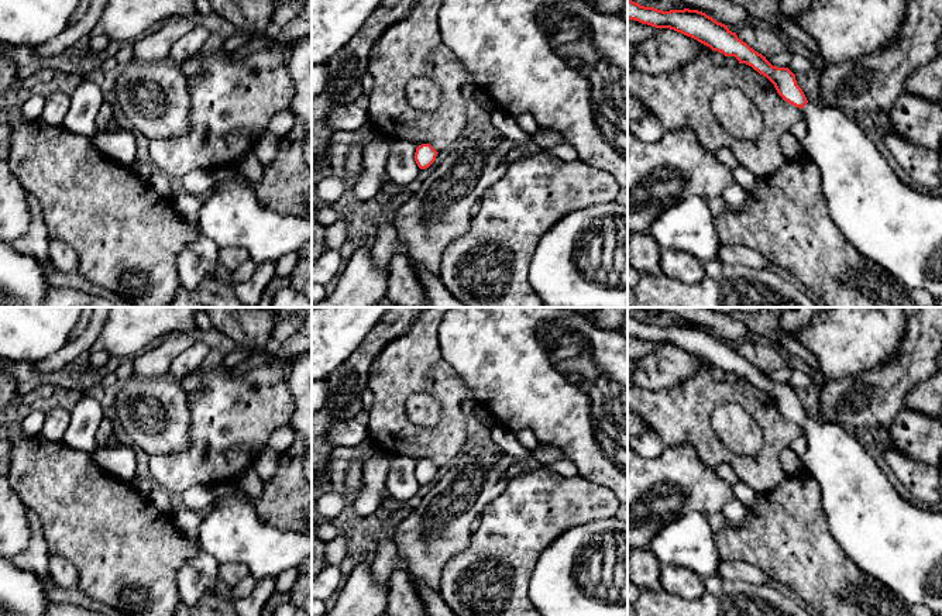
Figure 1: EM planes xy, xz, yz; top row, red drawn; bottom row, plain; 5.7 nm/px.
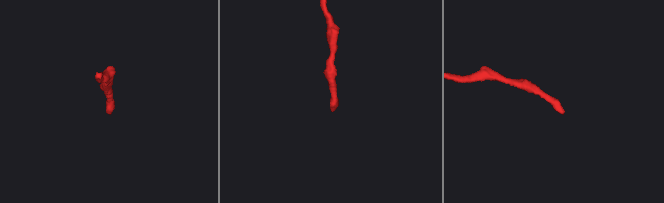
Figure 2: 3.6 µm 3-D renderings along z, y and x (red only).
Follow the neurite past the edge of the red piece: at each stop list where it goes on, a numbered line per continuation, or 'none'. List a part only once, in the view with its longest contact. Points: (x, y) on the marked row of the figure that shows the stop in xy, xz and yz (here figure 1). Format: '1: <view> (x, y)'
1: yz (898, 229)

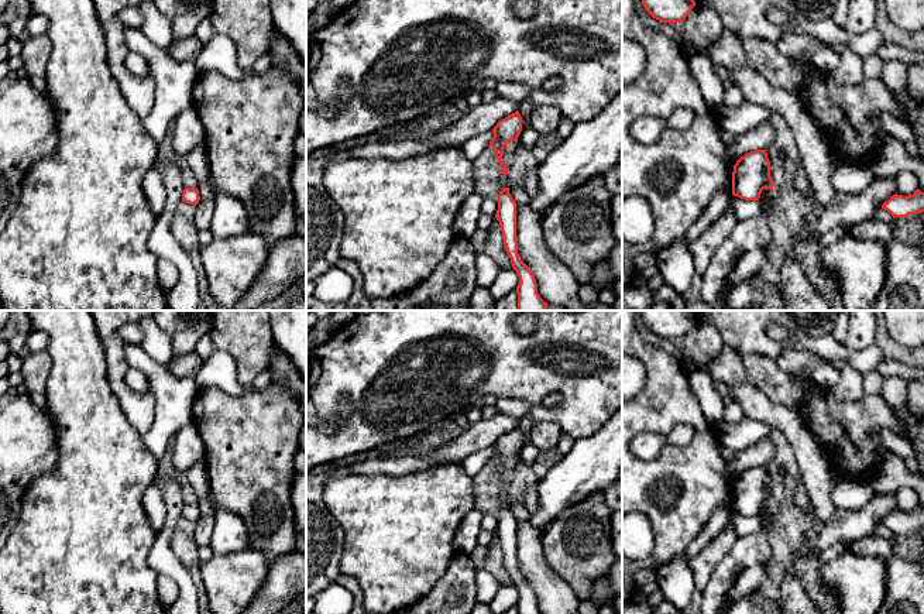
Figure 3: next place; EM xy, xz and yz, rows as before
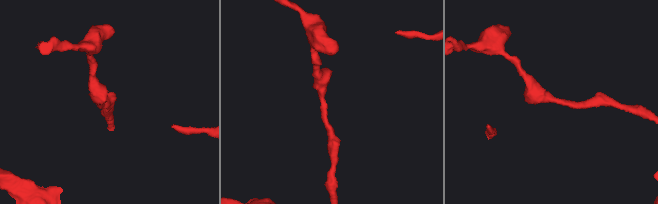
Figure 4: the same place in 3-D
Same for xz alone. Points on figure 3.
none

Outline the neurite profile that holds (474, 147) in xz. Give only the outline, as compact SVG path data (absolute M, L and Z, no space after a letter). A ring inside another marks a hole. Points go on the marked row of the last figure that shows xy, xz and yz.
M492 130L477 137L471 137L468 141L463 144L461 150L468 159L474 161L487 150L492 137Z

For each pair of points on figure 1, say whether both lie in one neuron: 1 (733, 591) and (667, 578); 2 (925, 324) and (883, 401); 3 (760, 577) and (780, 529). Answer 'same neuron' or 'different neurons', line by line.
1: different neurons
2: same neuron
3: different neurons

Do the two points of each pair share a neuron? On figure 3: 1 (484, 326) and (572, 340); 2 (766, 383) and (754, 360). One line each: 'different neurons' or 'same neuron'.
1: same neuron
2: same neuron

